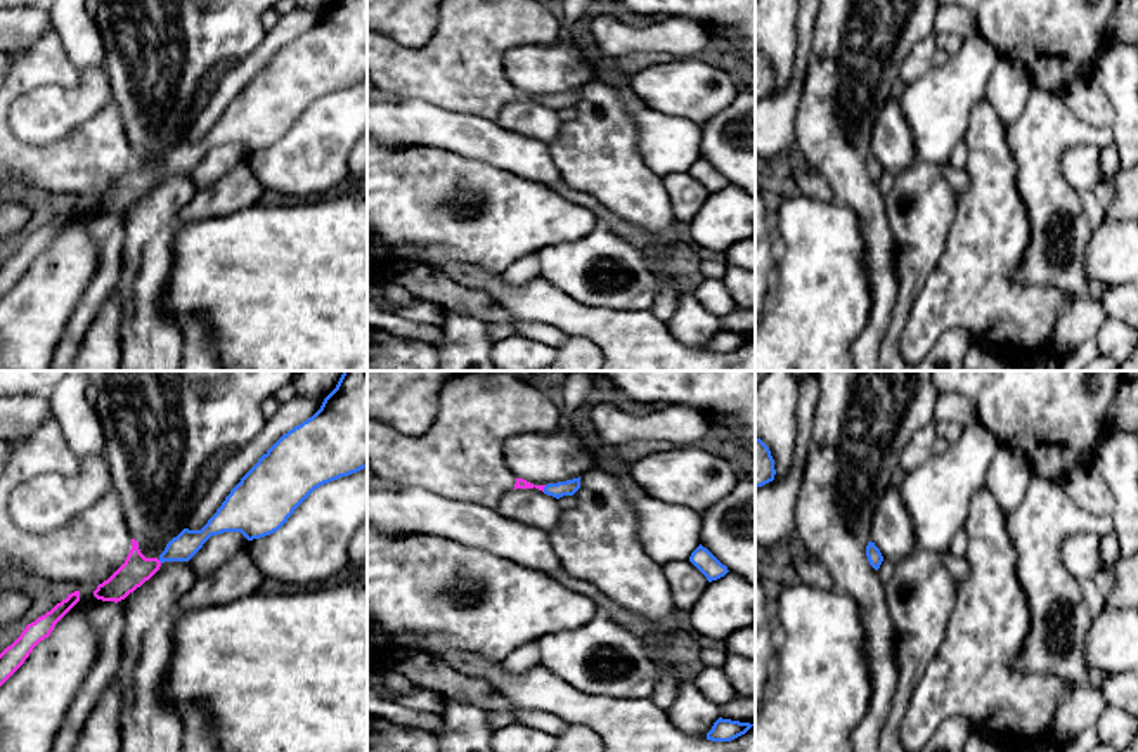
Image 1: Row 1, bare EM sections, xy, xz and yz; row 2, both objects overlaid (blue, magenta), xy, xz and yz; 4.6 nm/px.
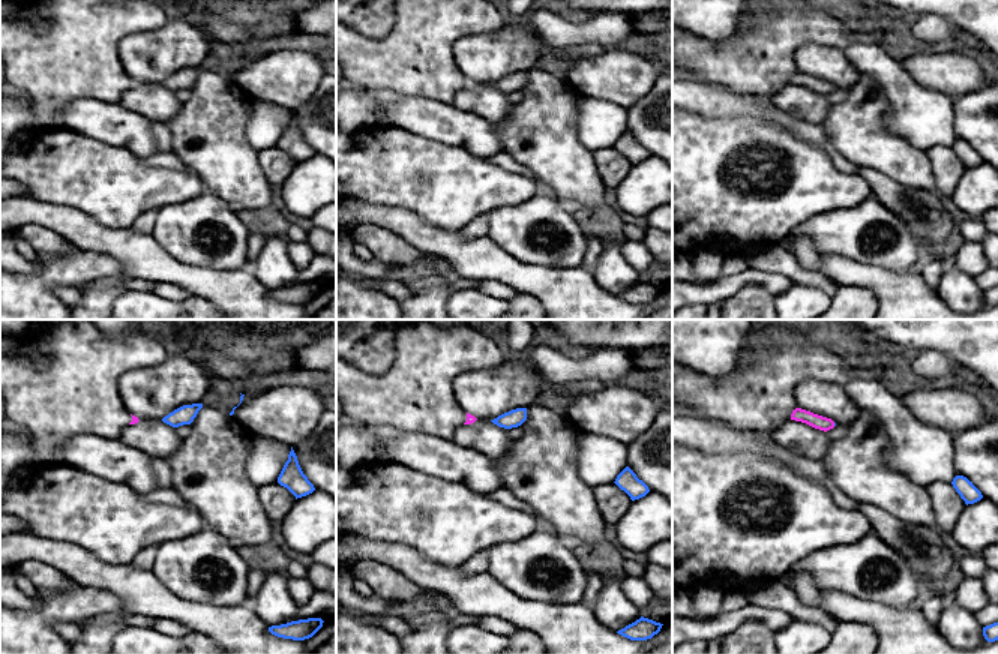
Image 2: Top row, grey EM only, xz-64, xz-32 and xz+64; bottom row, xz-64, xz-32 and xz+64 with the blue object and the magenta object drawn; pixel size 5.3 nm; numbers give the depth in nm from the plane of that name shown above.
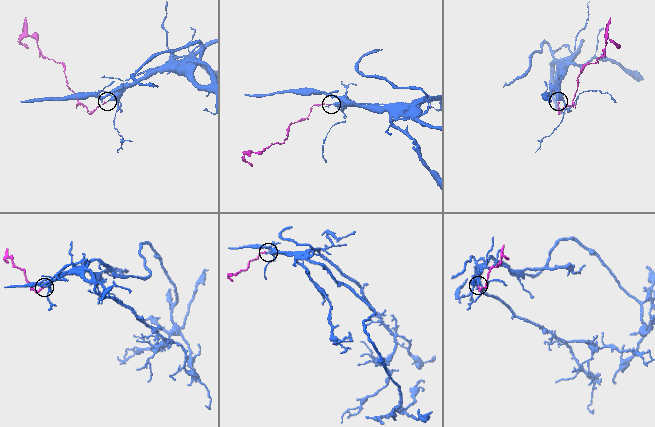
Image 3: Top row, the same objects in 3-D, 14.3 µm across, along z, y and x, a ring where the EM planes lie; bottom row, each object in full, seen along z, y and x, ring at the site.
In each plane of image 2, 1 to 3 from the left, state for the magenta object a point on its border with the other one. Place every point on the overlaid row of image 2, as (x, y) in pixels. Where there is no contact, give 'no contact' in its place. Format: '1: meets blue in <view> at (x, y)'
1: no contact
2: no contact
3: no contact

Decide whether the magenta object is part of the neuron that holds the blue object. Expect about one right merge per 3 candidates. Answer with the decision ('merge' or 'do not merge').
merge

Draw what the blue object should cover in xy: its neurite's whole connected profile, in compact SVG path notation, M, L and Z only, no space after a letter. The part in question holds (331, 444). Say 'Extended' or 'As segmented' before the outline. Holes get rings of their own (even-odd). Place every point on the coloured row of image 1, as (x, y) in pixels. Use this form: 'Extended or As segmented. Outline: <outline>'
As segmented. Outline: M343 371L320 409L282 435L230 490L201 530L184 528L159 561L189 561L203 544L223 532L241 532L248 541L277 532L294 509L320 485L367 468L367 371Z

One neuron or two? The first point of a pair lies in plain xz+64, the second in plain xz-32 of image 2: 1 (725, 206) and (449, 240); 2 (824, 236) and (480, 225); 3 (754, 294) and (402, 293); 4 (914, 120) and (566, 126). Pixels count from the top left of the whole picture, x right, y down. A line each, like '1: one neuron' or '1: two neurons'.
1: two neurons
2: two neurons
3: two neurons
4: two neurons

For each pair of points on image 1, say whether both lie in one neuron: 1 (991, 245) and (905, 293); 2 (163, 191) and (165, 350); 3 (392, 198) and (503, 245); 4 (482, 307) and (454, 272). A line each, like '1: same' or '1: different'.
1: different
2: same
3: same
4: different

